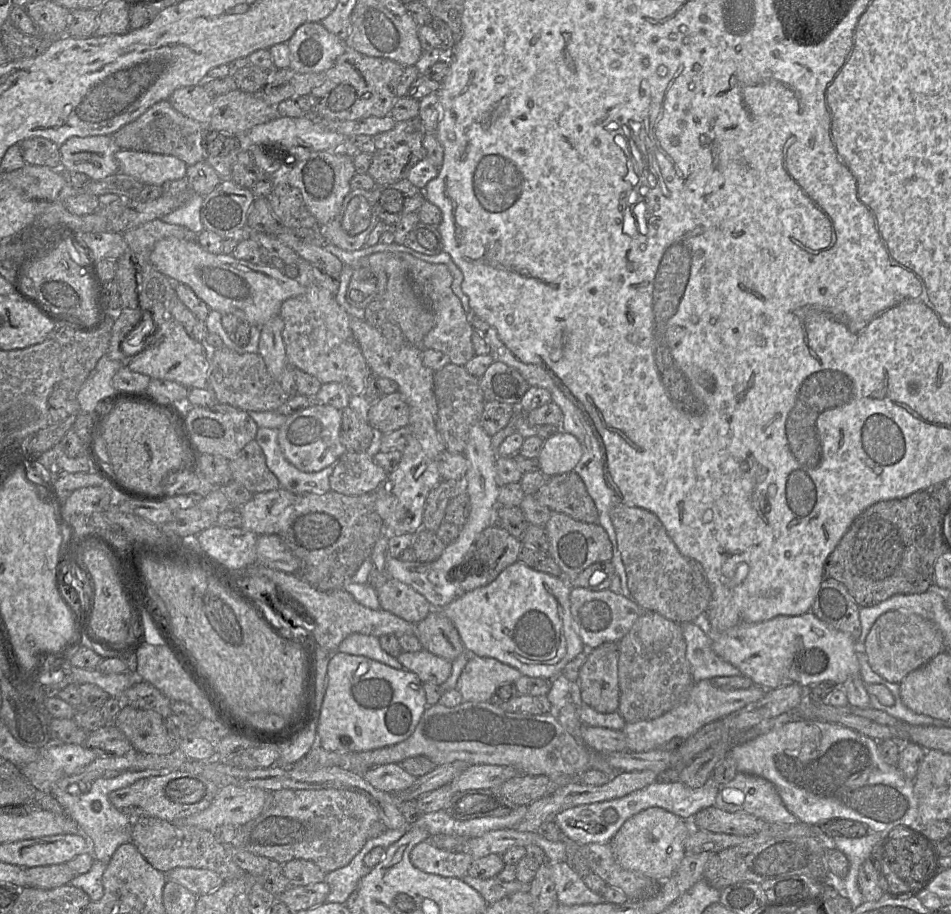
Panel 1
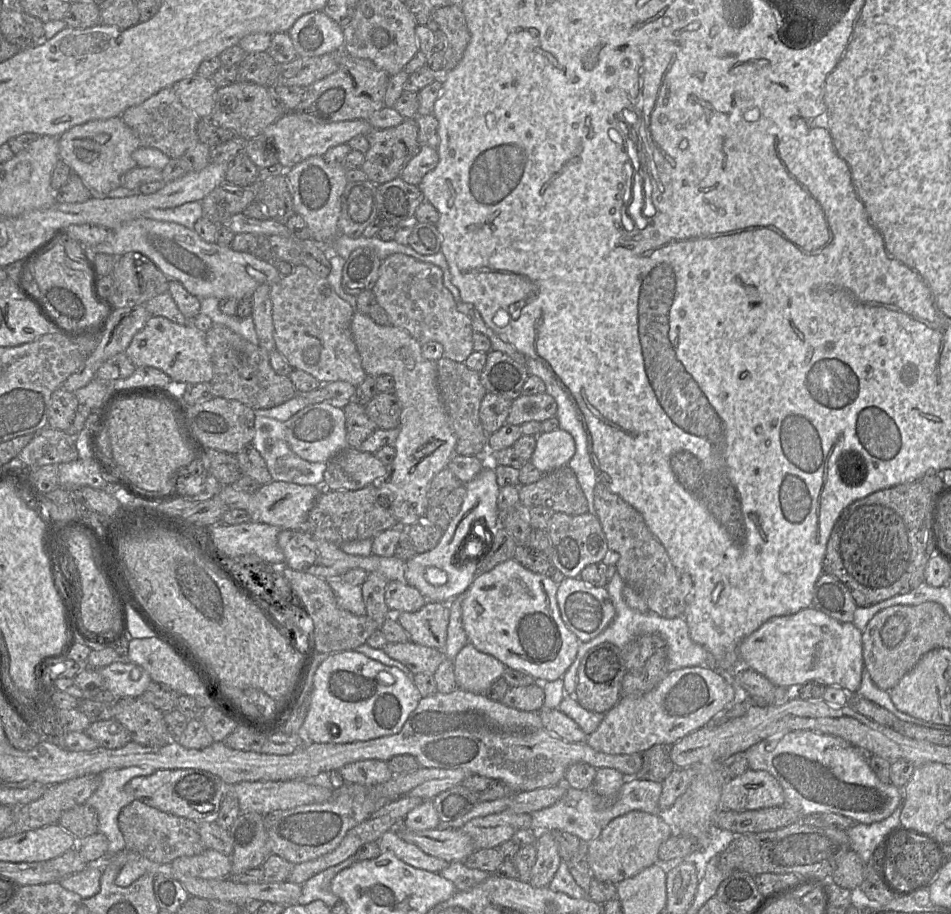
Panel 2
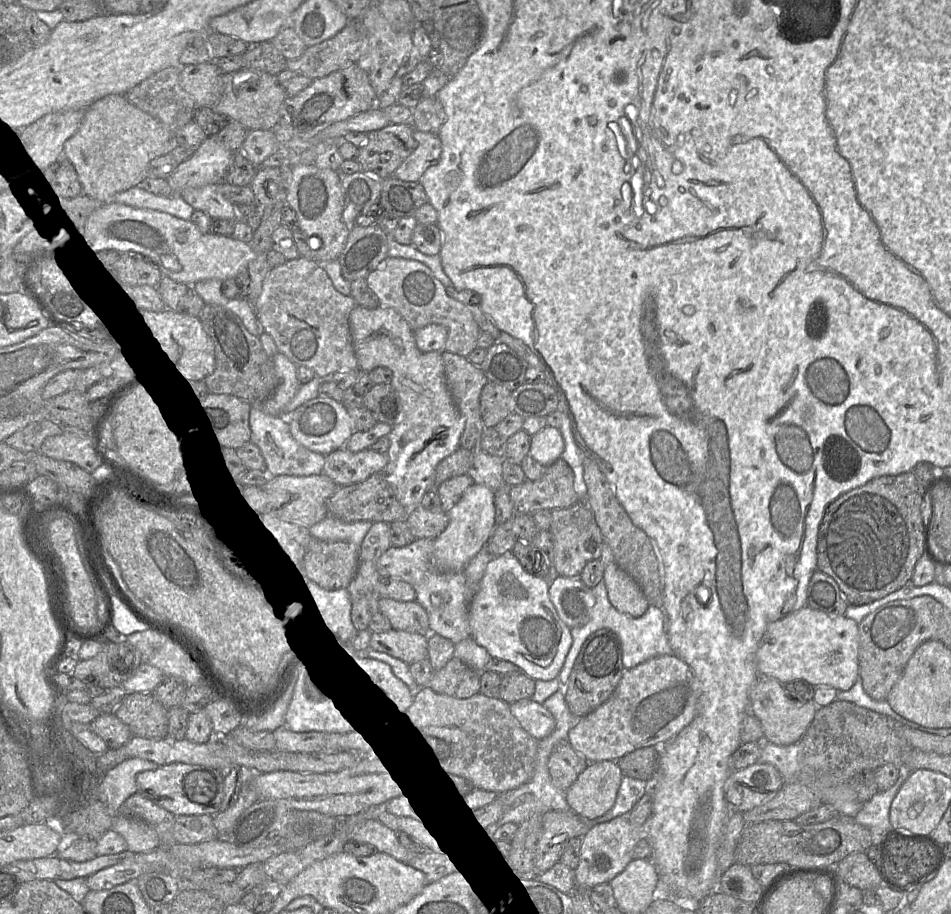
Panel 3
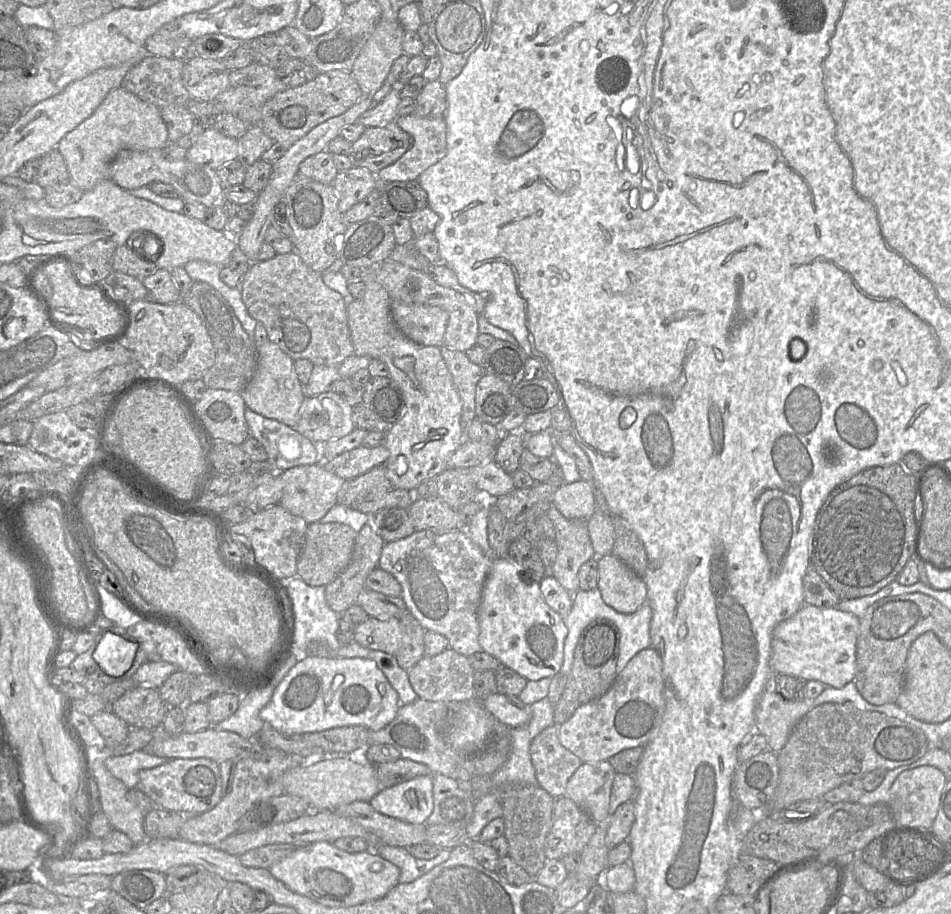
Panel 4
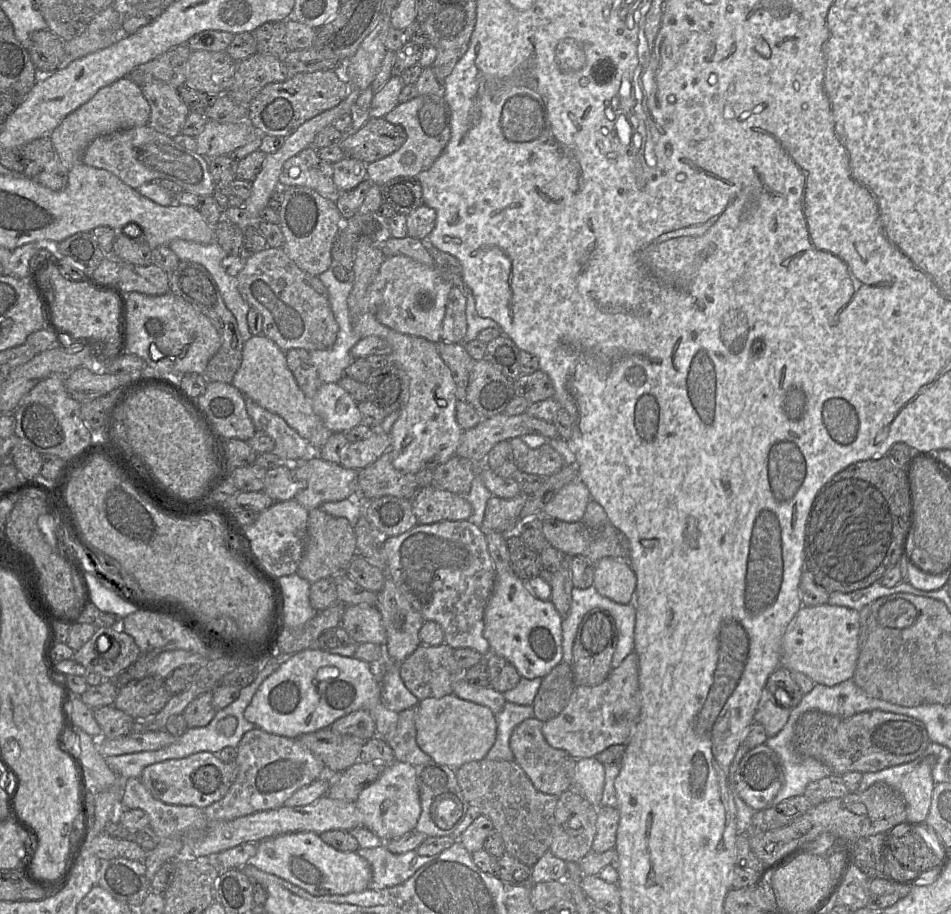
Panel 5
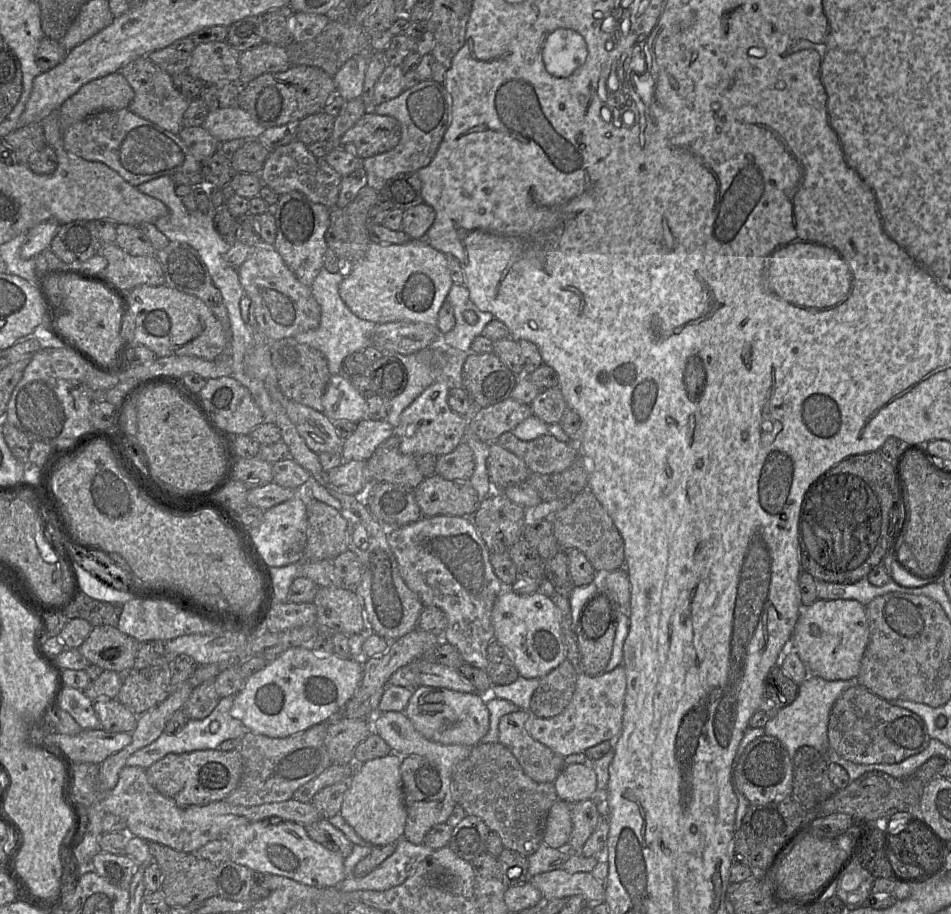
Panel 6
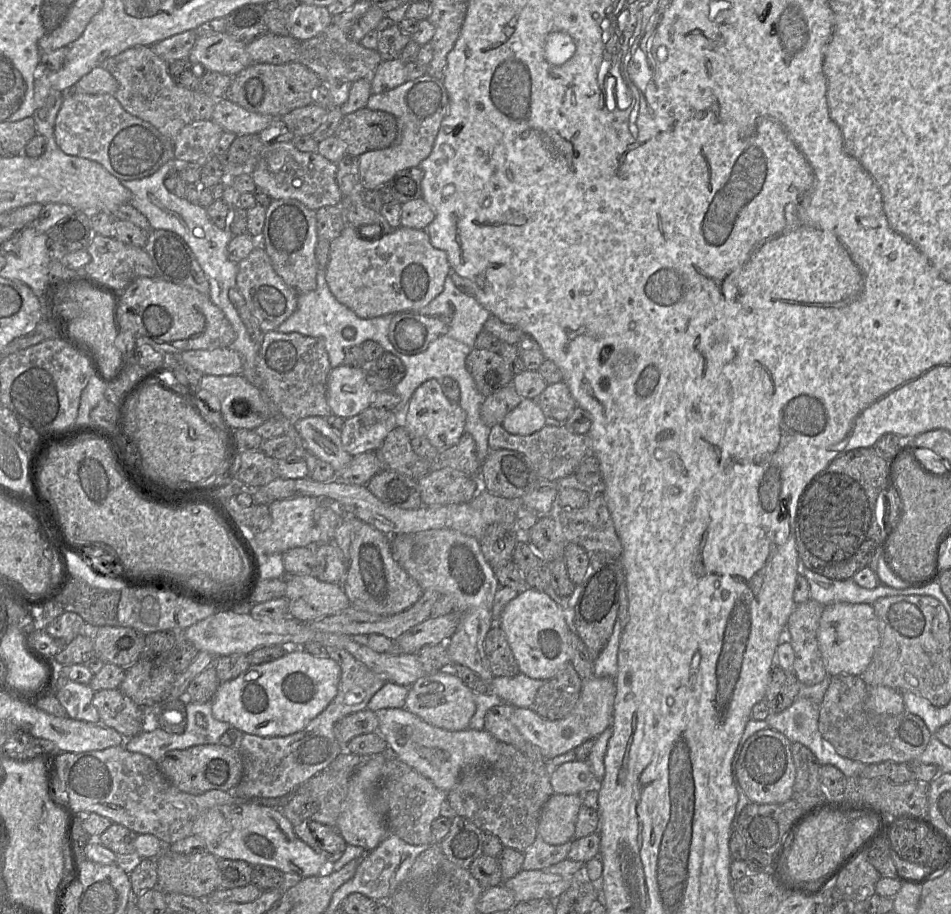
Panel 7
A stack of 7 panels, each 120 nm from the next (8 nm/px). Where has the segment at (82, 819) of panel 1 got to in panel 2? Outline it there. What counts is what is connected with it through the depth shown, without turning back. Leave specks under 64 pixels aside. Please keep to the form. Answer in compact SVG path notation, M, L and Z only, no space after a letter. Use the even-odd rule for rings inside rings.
M132 766L121 769L110 769L100 775L100 785L85 804L97 810L99 825L98 832L103 833L109 841L107 857L126 849L124 837L118 825L118 816L123 807L135 800L134 796L125 791L125 785L134 777L148 776L156 771L149 766Z

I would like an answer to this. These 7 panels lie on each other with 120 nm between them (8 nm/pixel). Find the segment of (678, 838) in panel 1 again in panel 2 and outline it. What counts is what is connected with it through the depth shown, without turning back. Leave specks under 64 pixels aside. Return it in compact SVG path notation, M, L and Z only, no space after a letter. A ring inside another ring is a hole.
M633 810L616 817L610 821L596 839L585 844L592 876L614 884L635 876L643 869L660 861L658 857L659 846L674 833L672 825L658 813L651 814Z

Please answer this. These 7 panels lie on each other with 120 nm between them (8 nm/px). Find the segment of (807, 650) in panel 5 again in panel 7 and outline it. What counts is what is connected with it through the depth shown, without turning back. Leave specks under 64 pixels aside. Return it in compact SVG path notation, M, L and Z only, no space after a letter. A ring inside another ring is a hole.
M868 603L825 605L817 629L817 642L827 675L861 676L880 644L879 621Z

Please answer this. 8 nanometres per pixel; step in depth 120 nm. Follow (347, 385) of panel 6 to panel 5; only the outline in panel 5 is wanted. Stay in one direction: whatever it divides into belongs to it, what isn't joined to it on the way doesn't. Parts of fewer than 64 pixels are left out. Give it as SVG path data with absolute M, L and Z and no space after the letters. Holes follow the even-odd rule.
M338 383L322 384L311 404L315 414L333 433L342 433L361 423L358 402Z

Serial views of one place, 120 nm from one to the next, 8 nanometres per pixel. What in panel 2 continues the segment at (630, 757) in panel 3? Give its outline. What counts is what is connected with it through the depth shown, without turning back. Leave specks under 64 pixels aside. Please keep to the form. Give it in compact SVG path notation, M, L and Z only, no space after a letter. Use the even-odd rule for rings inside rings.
M656 744L643 751L642 767L635 775L638 779L653 782L662 782L675 770L675 765L670 759L671 745Z

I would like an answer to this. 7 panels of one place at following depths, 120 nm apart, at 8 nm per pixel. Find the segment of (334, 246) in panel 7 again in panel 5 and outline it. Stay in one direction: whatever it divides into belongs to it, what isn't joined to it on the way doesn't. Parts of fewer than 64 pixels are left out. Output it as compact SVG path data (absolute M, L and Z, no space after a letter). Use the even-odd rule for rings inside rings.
M404 255L386 256L368 287L369 310L381 324L396 332L438 343L442 340L442 322L452 287L434 267Z

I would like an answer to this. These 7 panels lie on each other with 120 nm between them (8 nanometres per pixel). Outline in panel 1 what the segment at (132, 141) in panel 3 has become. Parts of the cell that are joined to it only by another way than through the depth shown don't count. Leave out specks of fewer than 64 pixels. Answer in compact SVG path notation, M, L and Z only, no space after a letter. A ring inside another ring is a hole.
M111 135L73 136L59 146L61 166L83 173L92 180L102 180L121 172L115 159L120 147Z

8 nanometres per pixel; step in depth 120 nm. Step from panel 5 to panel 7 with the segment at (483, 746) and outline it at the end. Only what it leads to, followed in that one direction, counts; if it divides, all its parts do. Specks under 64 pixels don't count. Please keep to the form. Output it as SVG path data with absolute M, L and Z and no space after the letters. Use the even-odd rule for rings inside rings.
M452 664L450 671L429 673L416 680L409 687L404 708L432 726L461 731L469 728L476 704L473 691L455 675L454 665L456 664Z

